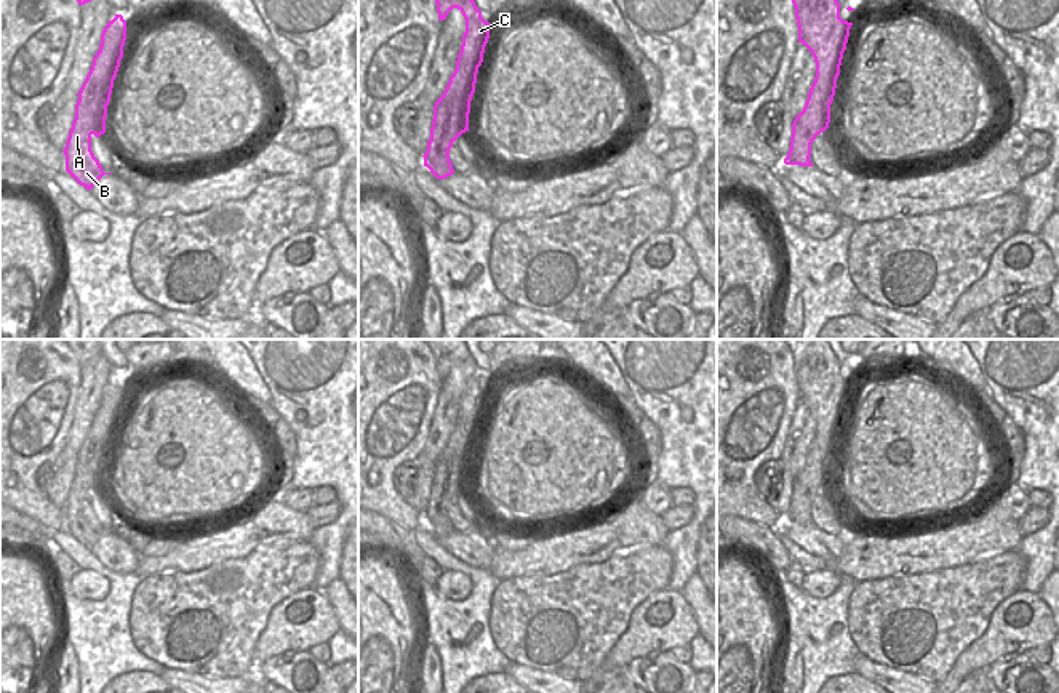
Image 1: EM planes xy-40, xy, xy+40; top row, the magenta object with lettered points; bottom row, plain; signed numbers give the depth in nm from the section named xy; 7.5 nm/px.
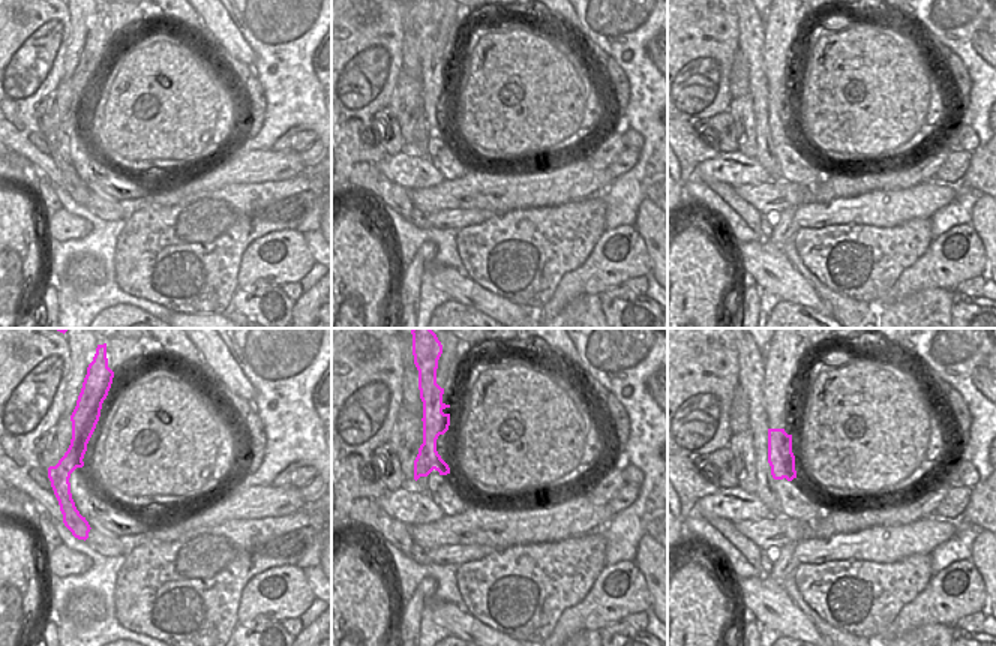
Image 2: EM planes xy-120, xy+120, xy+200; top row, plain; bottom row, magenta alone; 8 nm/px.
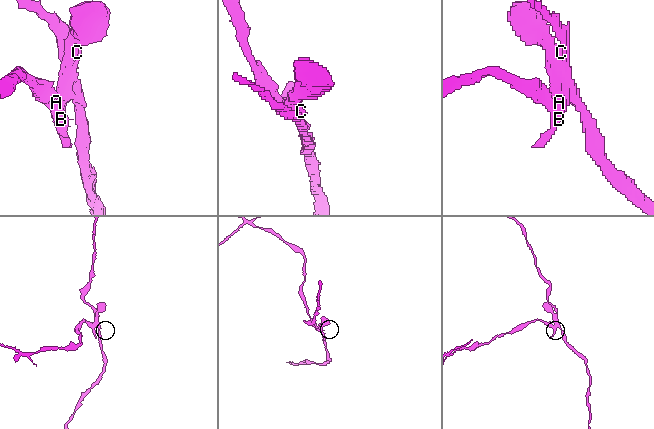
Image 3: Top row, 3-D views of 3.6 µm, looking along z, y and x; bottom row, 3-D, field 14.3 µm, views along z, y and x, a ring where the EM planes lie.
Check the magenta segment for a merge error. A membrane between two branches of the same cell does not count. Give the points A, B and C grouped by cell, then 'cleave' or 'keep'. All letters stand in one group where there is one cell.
groups A B / C; cleave

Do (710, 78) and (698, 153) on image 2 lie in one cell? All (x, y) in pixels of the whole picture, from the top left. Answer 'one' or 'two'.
one

